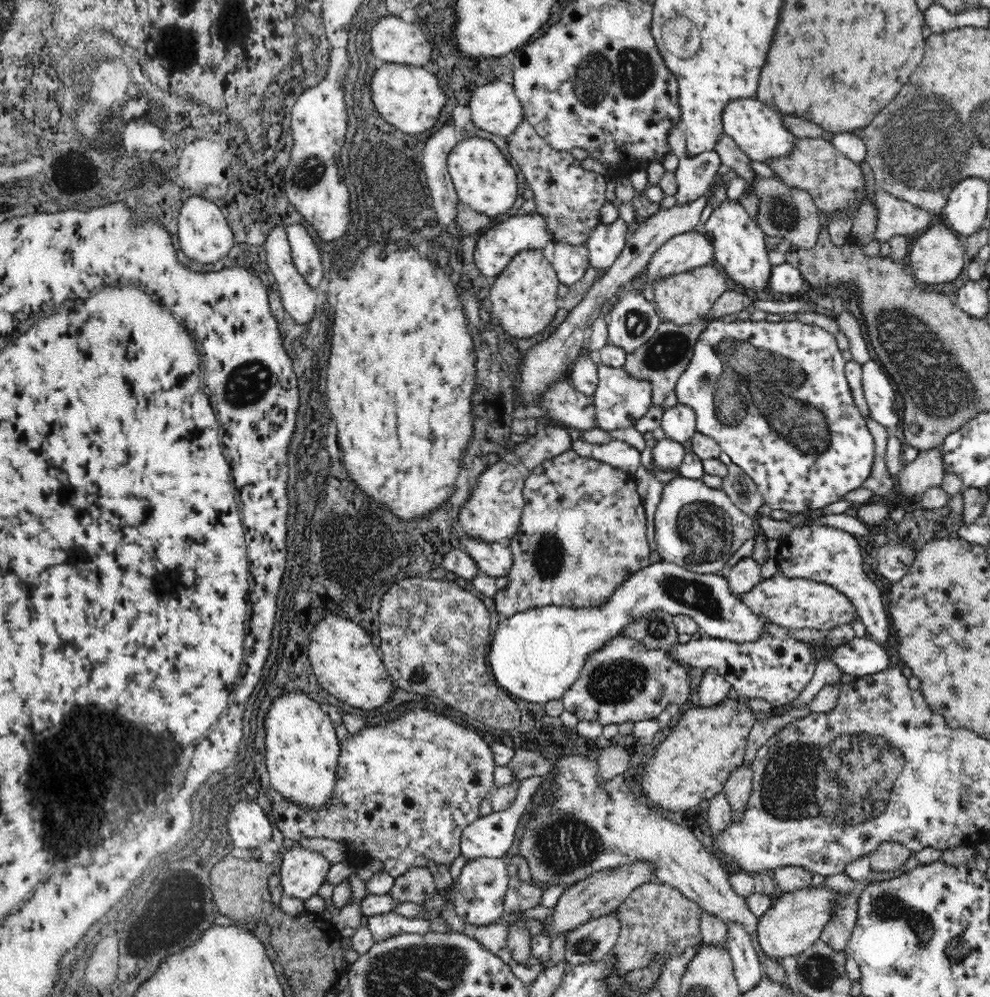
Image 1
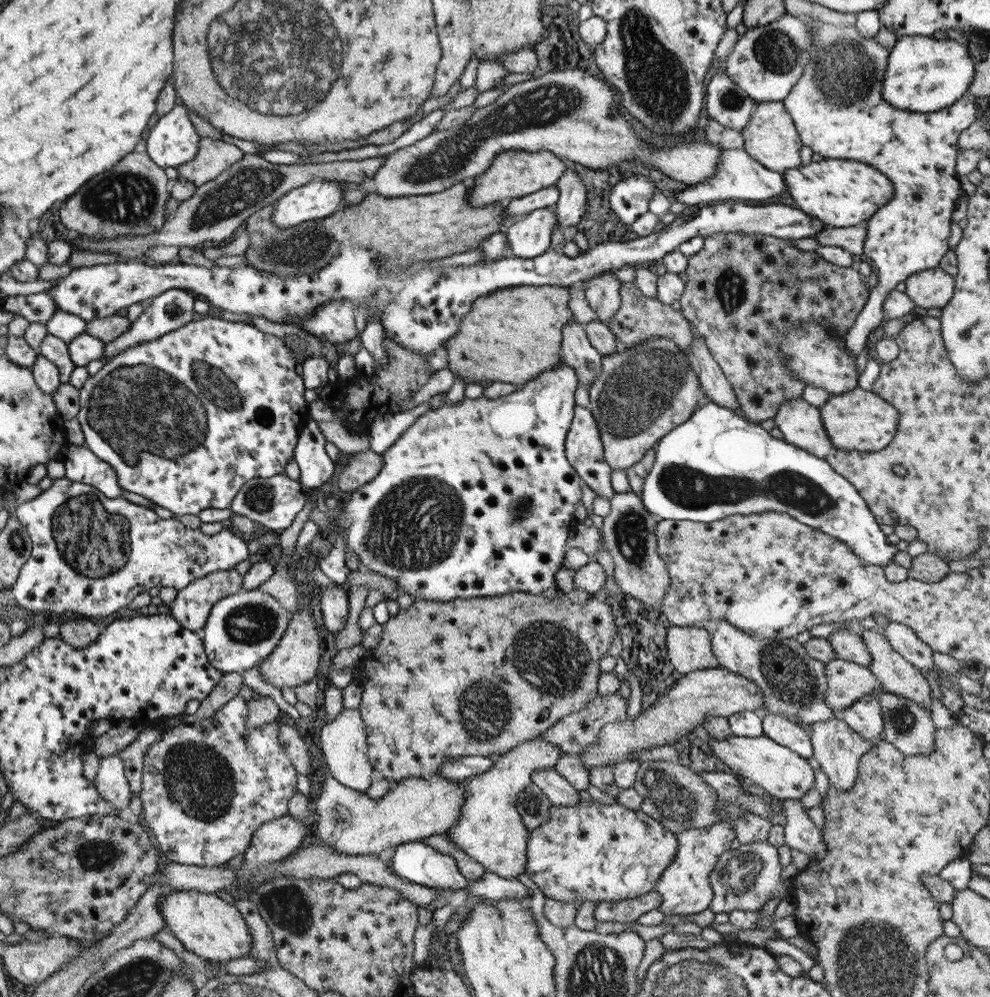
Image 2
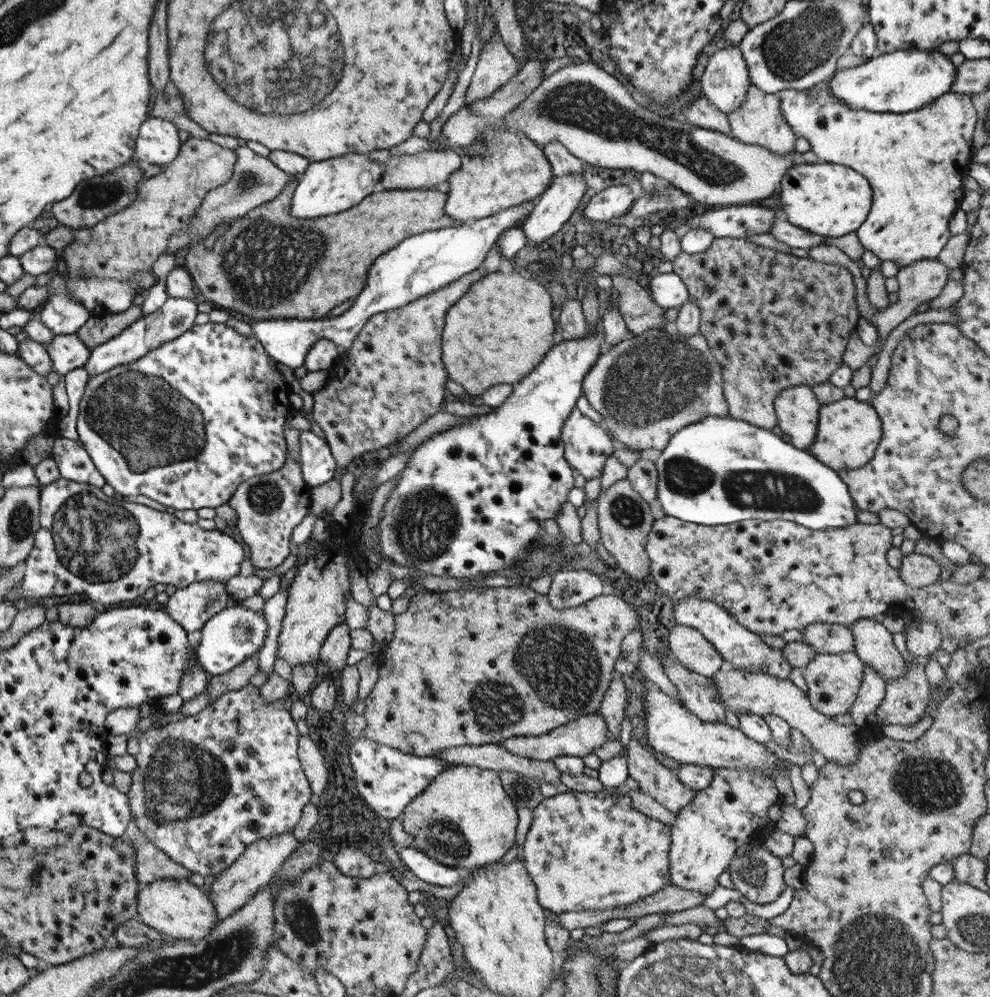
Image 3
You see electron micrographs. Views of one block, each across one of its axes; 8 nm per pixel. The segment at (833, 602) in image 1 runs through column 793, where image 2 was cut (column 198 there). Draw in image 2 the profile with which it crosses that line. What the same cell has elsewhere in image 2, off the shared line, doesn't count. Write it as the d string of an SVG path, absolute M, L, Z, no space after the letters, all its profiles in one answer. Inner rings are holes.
M235 568L207 574L203 578L189 582L183 590L177 592L175 600L169 604L171 616L183 628L197 632L205 626L209 612L219 598L241 592L245 592L243 576L237 574Z

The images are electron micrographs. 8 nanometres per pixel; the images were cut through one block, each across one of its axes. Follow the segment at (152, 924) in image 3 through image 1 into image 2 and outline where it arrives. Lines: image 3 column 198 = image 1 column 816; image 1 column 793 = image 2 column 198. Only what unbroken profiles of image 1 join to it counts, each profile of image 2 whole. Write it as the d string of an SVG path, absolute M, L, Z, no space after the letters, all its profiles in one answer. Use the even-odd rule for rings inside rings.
M171 892L161 900L161 916L165 926L175 934L183 948L207 964L229 964L231 960L243 960L251 956L253 940L243 922L243 916L233 904L225 904L215 894L199 892Z

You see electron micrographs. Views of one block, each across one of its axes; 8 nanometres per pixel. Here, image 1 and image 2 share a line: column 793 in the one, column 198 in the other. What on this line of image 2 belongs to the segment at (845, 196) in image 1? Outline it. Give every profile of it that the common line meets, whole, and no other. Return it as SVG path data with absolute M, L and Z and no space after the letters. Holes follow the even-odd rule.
M201 138L195 158L187 164L181 164L177 172L179 178L191 180L195 188L199 188L205 182L215 180L221 172L225 172L235 162L239 162L243 156L245 154L233 144L227 144L223 140L213 140L213 138Z

